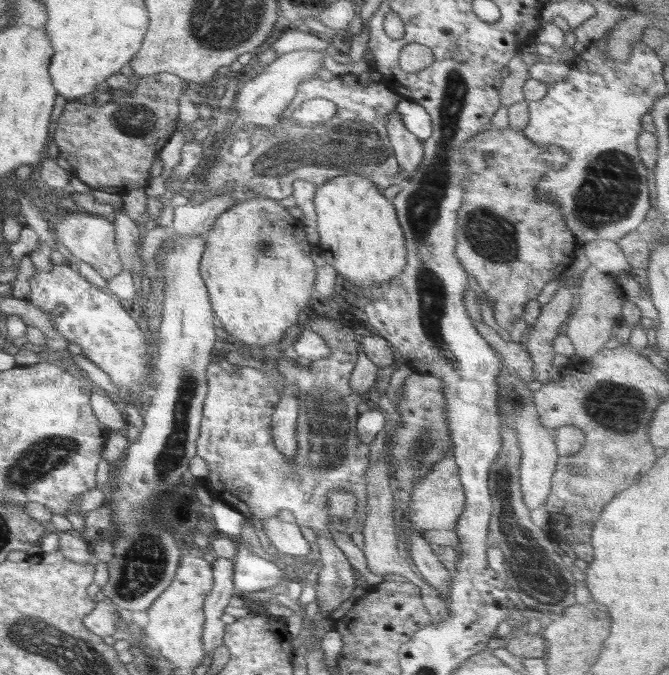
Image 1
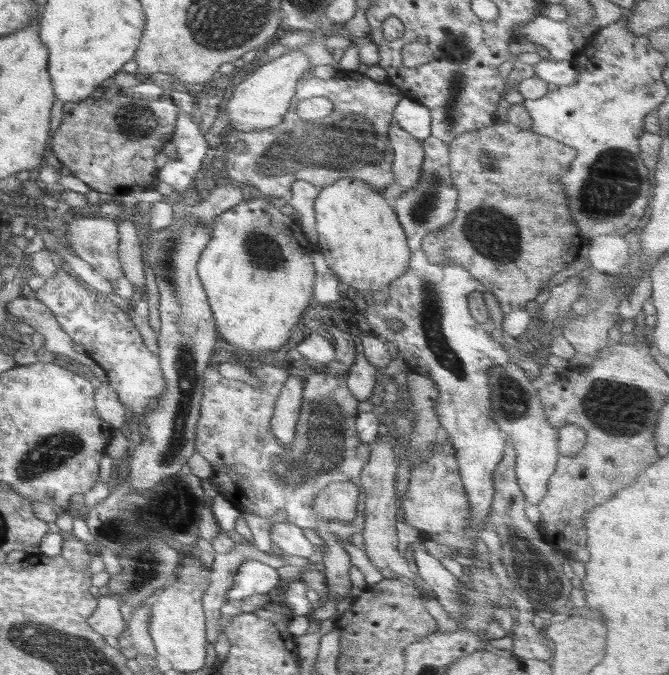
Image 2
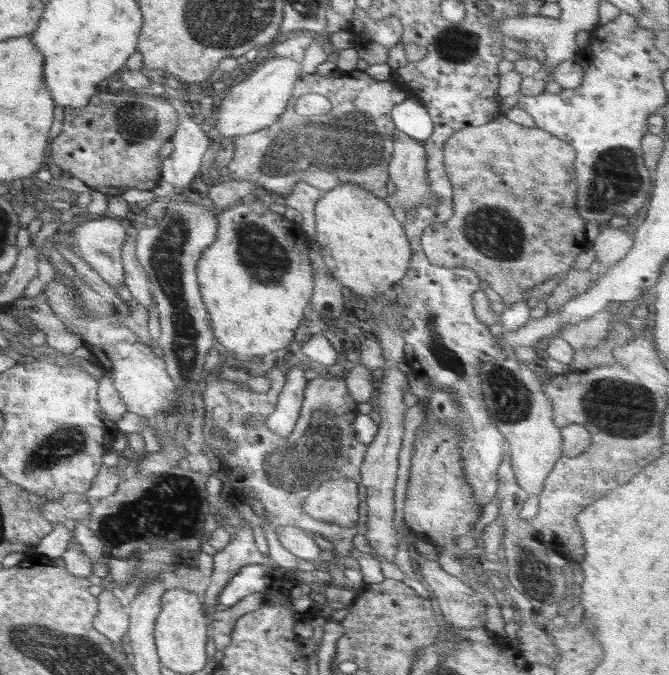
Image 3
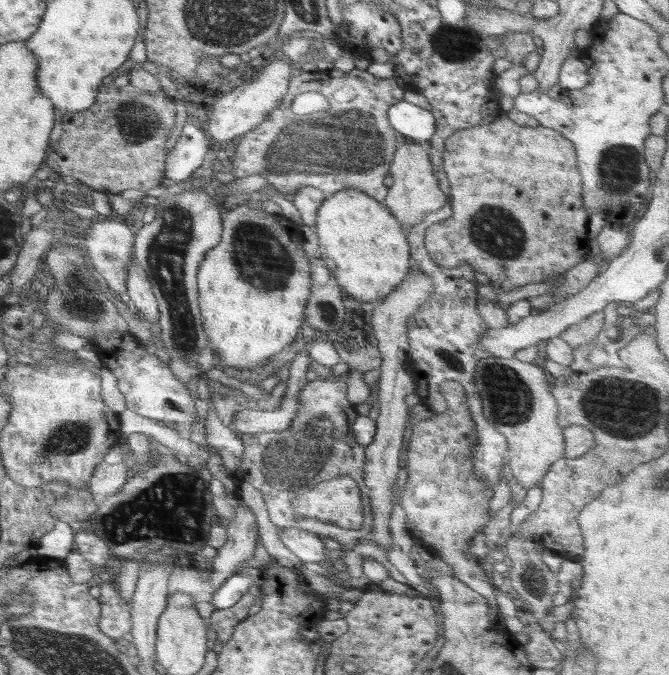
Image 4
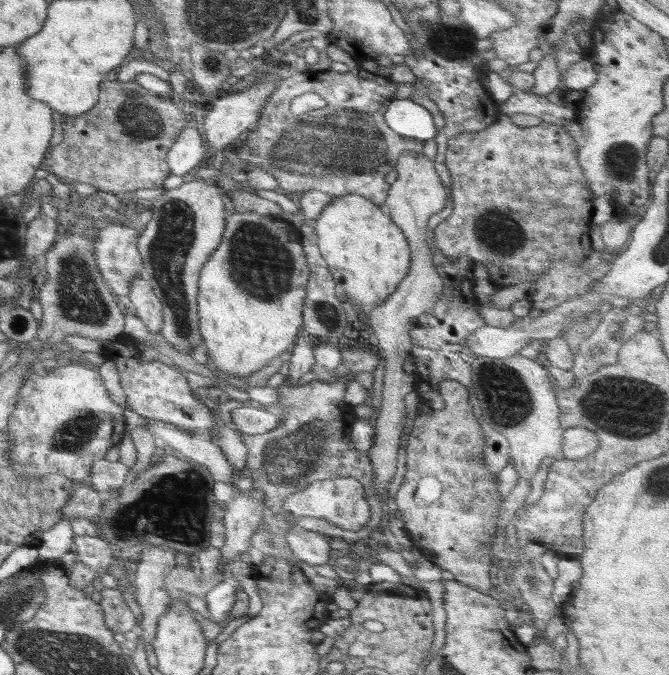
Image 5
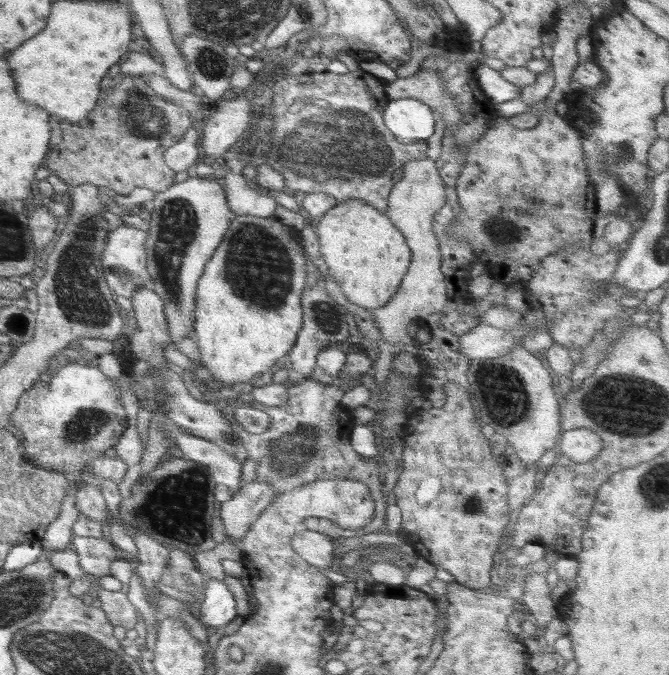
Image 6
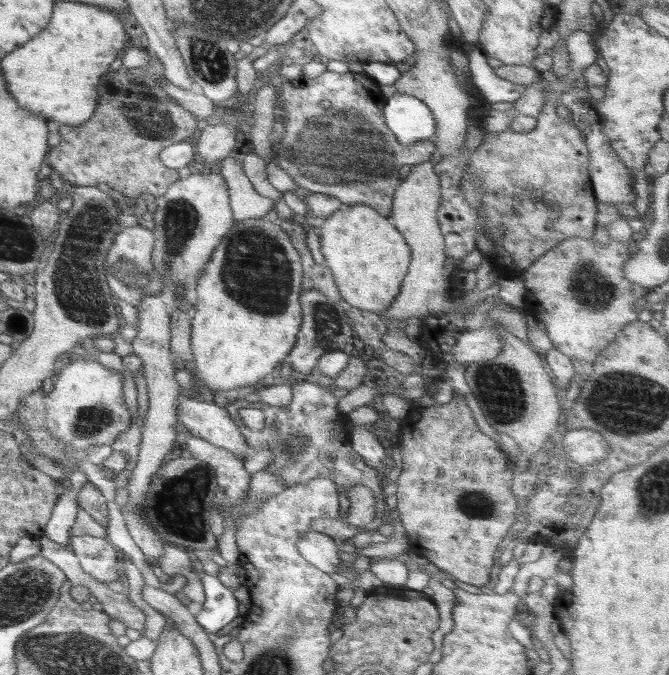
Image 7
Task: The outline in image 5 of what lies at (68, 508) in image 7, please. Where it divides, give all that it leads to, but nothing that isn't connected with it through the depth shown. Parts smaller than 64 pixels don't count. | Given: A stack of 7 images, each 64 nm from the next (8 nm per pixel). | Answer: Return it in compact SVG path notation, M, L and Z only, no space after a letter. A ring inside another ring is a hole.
M60 519L50 530L44 532L37 543L39 561L54 562L55 559L73 550L74 537L70 519Z

